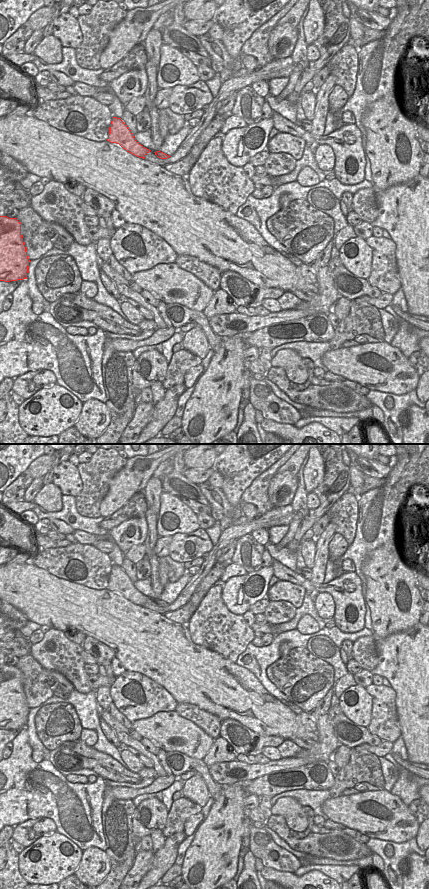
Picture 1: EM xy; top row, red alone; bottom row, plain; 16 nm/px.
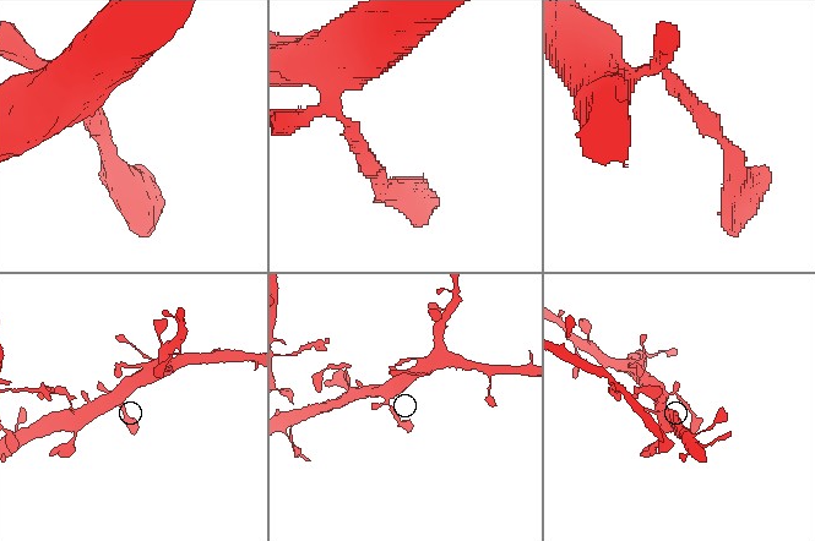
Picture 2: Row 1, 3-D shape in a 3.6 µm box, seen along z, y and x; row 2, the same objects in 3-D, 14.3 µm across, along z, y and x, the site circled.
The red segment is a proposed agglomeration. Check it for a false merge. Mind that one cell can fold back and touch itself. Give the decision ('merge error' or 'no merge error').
no merge error

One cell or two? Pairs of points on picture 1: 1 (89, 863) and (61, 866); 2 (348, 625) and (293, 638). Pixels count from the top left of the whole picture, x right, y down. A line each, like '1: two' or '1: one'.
1: two
2: two

